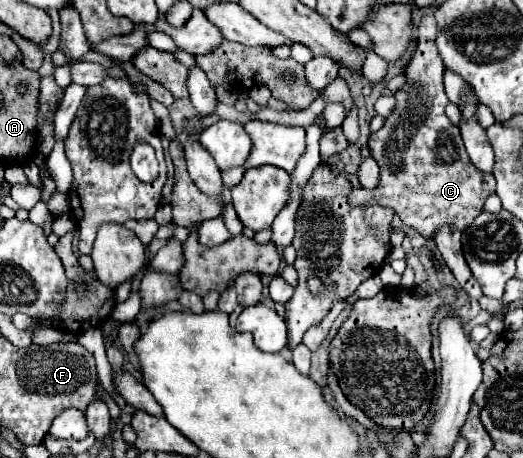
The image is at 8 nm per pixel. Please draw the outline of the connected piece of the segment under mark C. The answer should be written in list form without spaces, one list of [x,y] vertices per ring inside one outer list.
[[[423,17],[417,49],[405,71],[409,81],[395,93],[395,111],[387,117],[385,125],[369,137],[371,157],[381,167],[379,187],[371,191],[355,187],[351,191],[351,203],[361,207],[389,207],[405,225],[423,237],[433,237],[443,225],[453,225],[459,231],[467,229],[481,213],[485,199],[495,193],[495,177],[479,171],[471,163],[459,127],[445,115],[449,99],[443,89],[443,61],[435,45],[437,33],[435,17]]]

